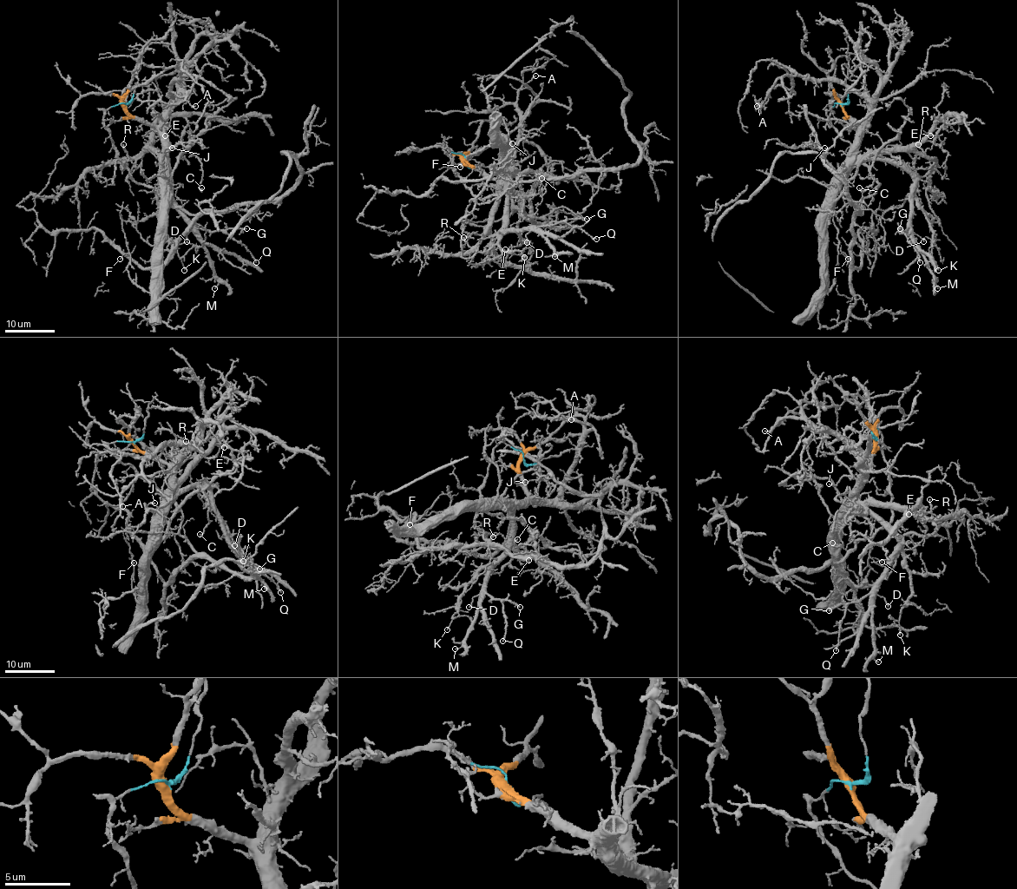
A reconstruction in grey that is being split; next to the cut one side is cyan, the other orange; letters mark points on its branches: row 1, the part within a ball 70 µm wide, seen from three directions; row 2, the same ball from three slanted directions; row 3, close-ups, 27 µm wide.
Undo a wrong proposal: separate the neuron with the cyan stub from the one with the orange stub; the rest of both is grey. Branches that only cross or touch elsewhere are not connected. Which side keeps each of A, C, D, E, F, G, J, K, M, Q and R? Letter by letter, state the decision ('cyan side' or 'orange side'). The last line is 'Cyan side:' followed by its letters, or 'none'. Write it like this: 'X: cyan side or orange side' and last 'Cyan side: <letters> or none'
A: orange side
C: orange side
D: orange side
E: orange side
F: orange side
G: orange side
J: orange side
K: orange side
M: orange side
Q: orange side
R: orange side
Cyan side: none

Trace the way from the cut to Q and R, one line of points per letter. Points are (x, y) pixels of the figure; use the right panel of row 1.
Q: (841, 104), (842, 110), (859, 126), (859, 152), (894, 159), (911, 176), (912, 214), (903, 233), (920, 262)
R: (841, 104), (842, 110), (859, 126), (859, 152), (865, 154), (886, 151), (919, 151), (927, 157), (919, 143)

